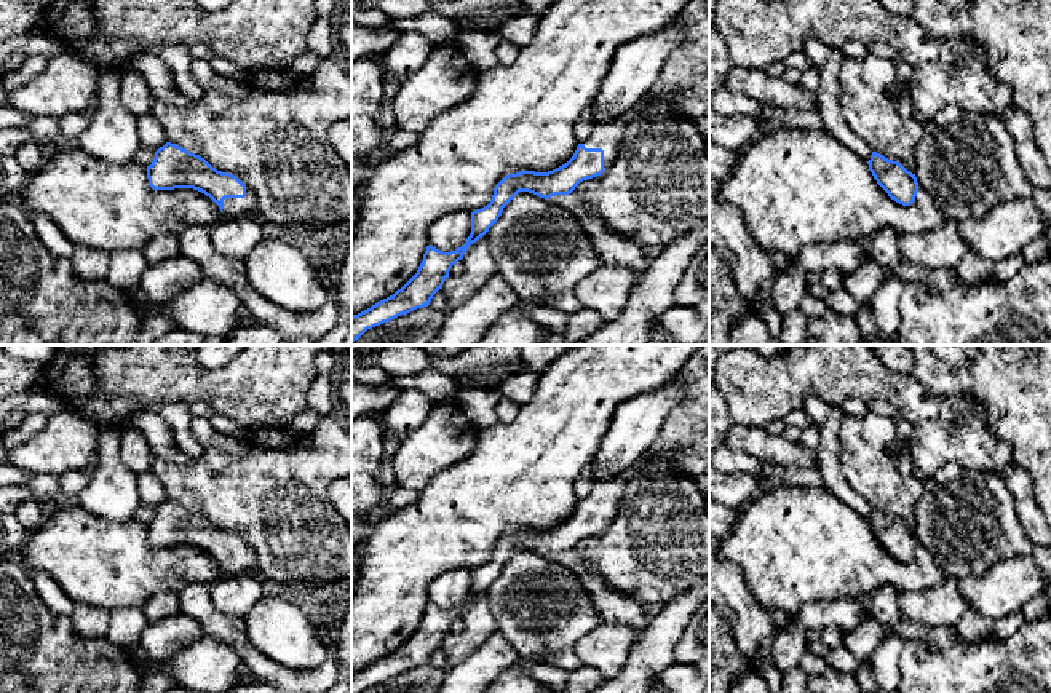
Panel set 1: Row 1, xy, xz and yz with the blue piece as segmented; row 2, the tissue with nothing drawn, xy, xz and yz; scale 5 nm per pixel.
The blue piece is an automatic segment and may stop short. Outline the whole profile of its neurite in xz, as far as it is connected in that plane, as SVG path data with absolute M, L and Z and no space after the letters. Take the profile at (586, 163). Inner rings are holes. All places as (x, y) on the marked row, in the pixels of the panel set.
M688 0L676 21L685 27L684 38L664 61L658 80L633 109L617 120L596 125L565 164L548 172L519 171L505 176L495 185L490 203L471 212L471 233L462 248L442 252L426 246L417 273L401 289L351 316L351 343L367 329L428 307L450 268L489 232L519 192L545 200L569 195L580 182L609 169L620 150L626 121L653 97L669 97L672 113L692 120L700 134L709 139L709 0Z

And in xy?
M166 142L147 166L153 190L193 188L209 196L220 209L222 219L254 216L254 193L233 174L217 171L200 155Z

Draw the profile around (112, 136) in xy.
M99 69L97 105L89 117L88 128L75 144L110 164L131 161L141 147L137 117L120 99L118 69Z

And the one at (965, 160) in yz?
M954 105L925 121L923 134L915 145L915 177L941 216L955 222L984 217L997 203L1032 200L1035 188L1019 164L1001 118Z

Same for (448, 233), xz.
M455 211L438 219L426 232L426 243L442 252L462 248L471 233L471 212Z

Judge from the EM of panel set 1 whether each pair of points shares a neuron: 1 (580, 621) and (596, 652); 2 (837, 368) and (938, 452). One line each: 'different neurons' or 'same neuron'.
1: different neurons
2: same neuron

